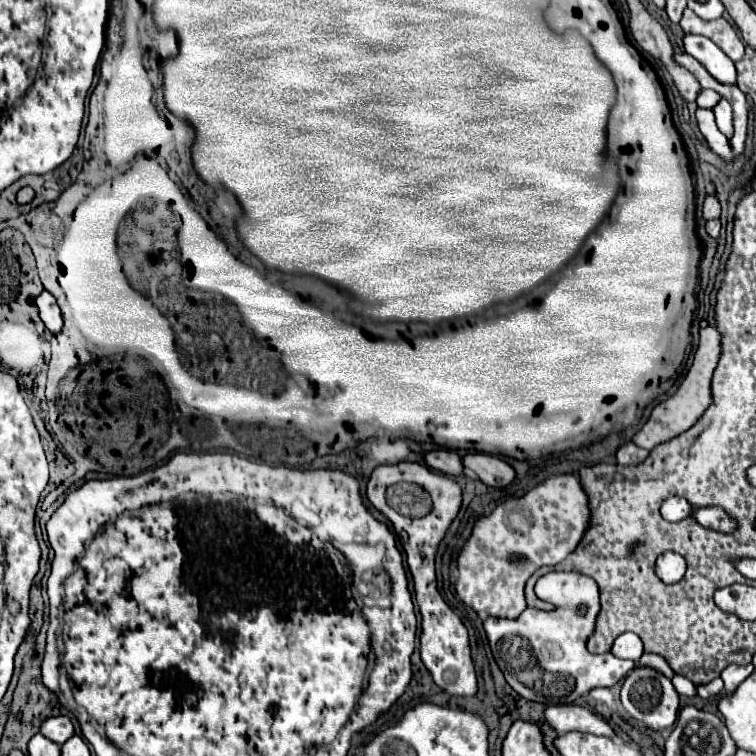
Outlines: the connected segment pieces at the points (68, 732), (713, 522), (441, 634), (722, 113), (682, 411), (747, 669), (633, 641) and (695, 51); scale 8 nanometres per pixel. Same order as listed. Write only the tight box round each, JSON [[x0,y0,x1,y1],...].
[[40,716,74,744],[694,508,734,532],[366,462,478,696],[714,100,734,138],[634,326,720,450],[722,664,754,694],[612,632,644,662],[684,34,734,84]]

